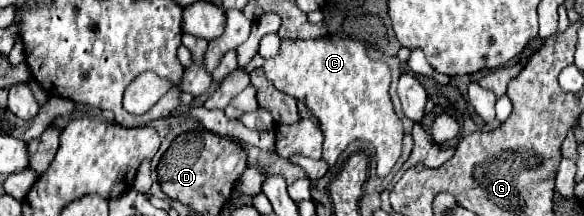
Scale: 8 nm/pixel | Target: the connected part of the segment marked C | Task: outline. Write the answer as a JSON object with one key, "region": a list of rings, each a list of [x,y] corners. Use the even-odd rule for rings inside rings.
{"region":[[[324,36],[318,40],[282,40],[276,58],[262,58],[256,54],[246,70],[264,68],[272,84],[298,100],[318,118],[324,132],[324,160],[334,166],[344,148],[354,140],[366,140],[376,148],[375,159],[378,176],[386,176],[402,154],[404,128],[402,120],[392,108],[388,94],[390,68],[384,62],[372,60],[366,46],[356,40]]]}

